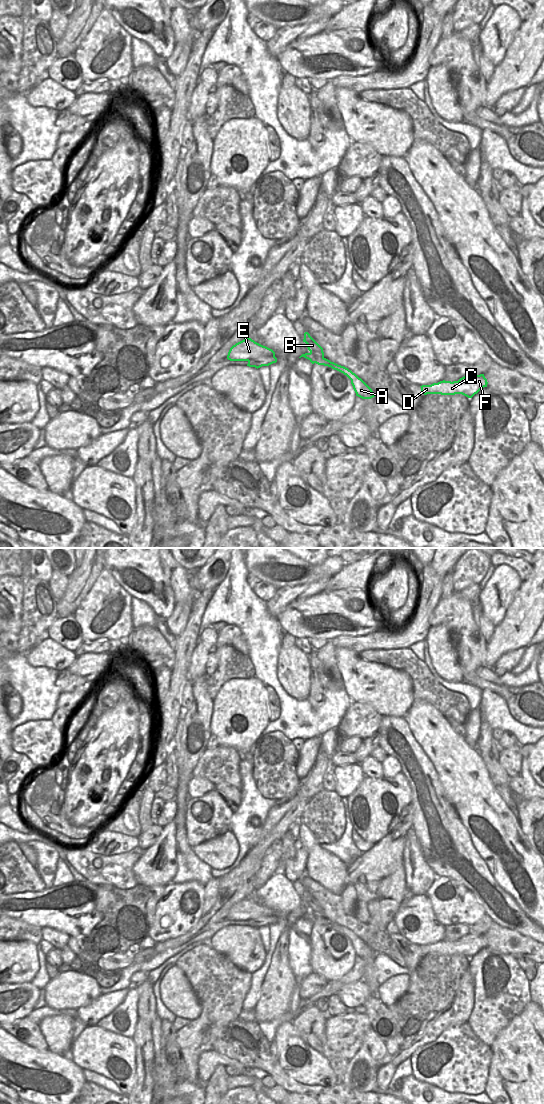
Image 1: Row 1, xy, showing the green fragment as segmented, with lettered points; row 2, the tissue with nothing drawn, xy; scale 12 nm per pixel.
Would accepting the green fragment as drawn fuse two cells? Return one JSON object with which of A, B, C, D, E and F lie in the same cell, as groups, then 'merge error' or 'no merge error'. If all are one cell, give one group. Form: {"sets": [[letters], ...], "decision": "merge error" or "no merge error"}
{"sets": [["A", "C", "D", "E", "F"], ["B"]], "decision": "merge error"}

